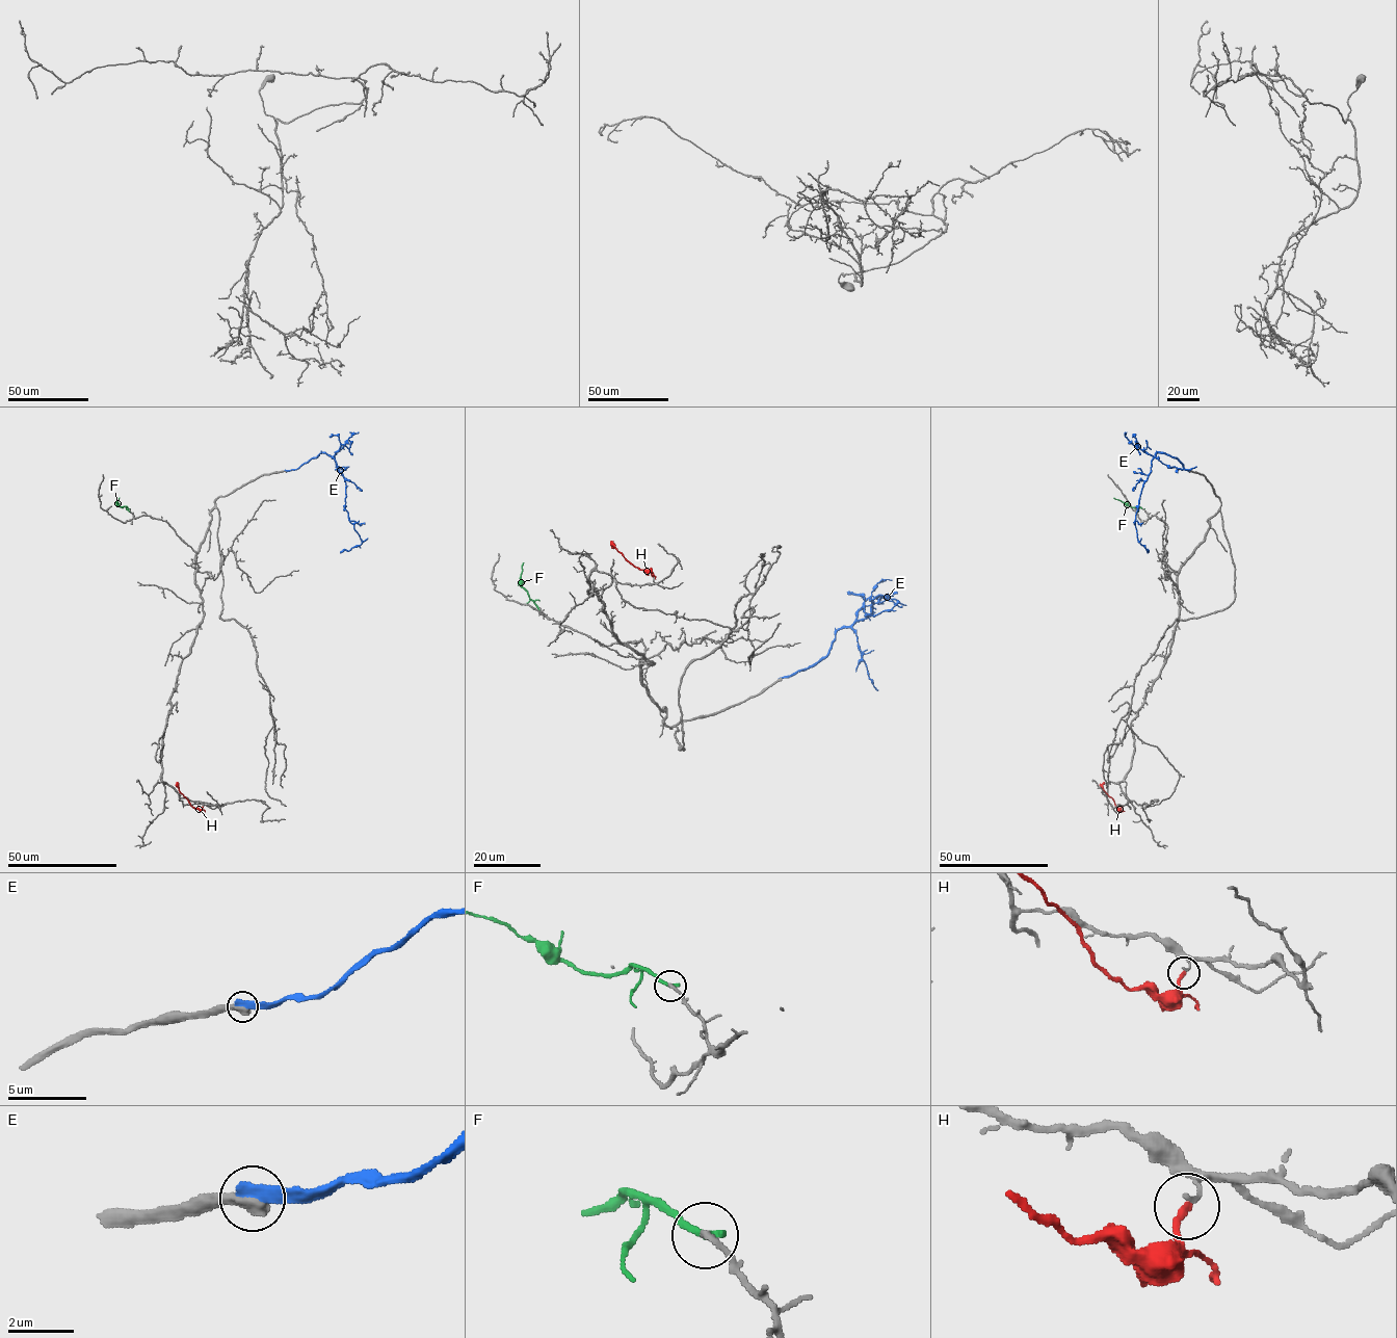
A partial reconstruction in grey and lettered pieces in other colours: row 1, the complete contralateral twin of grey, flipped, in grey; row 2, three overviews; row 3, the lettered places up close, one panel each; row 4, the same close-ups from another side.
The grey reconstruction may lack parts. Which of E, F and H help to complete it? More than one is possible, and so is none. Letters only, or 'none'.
none

